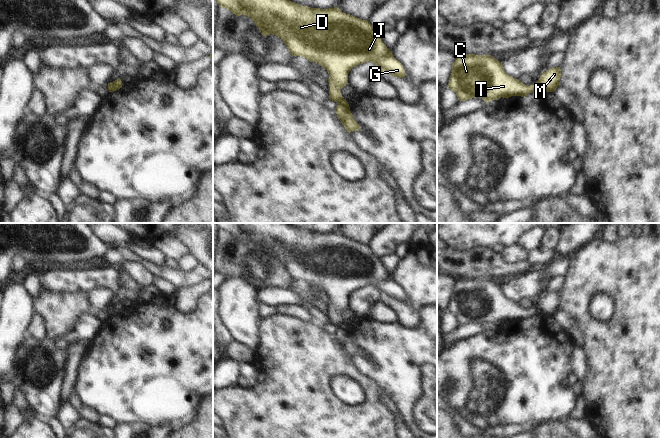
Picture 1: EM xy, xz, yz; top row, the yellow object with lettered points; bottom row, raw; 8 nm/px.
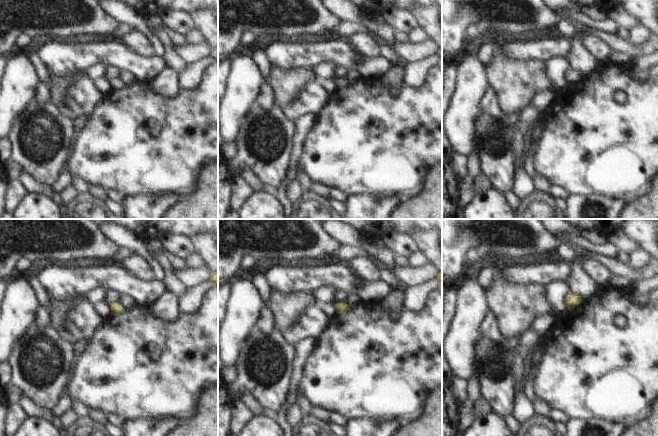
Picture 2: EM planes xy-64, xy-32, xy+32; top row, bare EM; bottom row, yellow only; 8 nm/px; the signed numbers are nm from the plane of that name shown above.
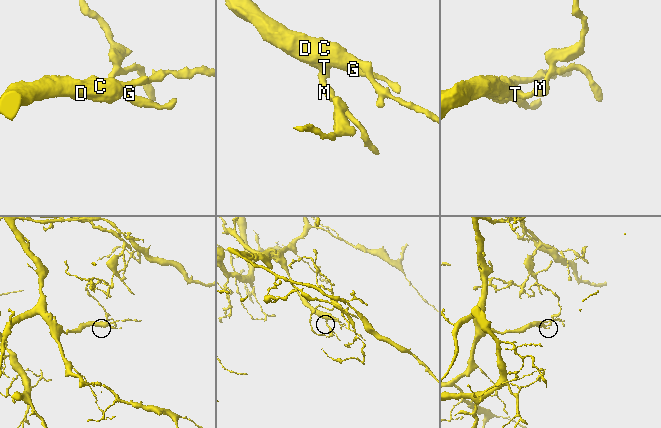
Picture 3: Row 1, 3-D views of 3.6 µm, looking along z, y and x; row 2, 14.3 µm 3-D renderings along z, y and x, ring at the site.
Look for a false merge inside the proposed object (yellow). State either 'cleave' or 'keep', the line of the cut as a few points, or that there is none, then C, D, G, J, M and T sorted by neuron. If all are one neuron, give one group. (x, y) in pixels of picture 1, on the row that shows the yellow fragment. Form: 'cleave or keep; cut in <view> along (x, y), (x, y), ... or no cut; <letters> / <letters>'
cleave; cut in xz along (343, 98), (337, 102); C D G J T / M

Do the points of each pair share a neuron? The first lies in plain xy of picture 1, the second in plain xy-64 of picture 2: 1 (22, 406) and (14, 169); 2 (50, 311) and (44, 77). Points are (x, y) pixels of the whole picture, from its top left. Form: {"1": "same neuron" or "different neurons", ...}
{"1": "different neurons", "2": "different neurons"}

